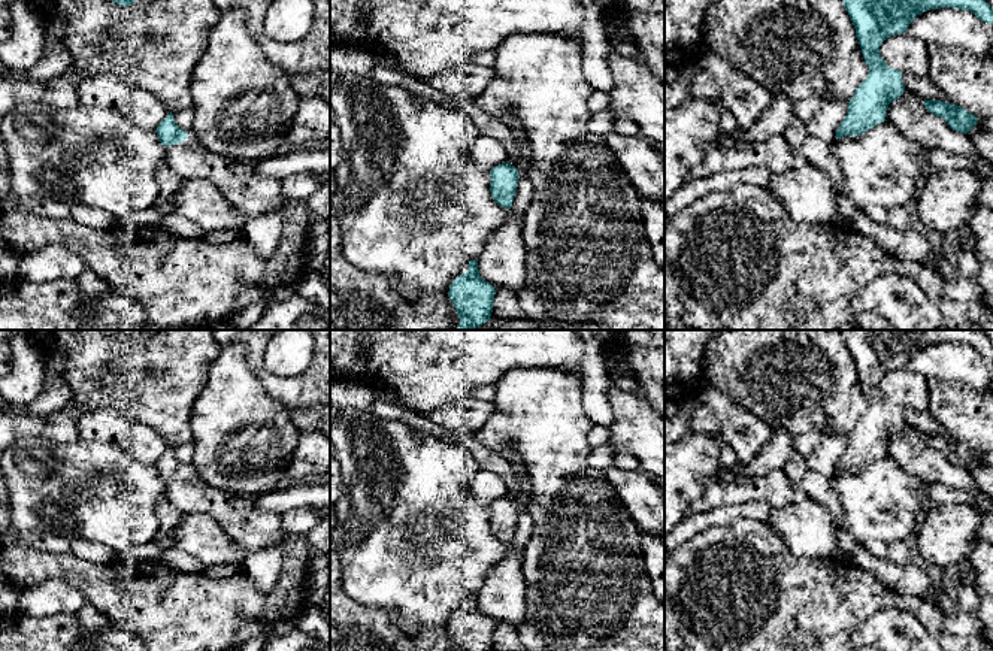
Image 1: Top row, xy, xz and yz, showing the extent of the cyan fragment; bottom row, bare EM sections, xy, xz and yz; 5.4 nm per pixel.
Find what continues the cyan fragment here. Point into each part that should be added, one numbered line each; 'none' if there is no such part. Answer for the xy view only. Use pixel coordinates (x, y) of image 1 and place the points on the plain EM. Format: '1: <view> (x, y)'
1: xy (239, 517)

